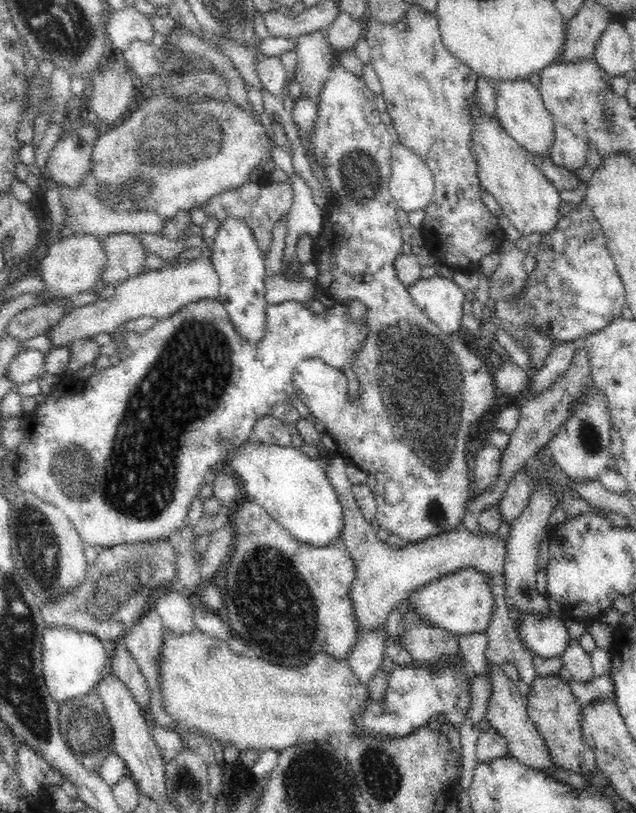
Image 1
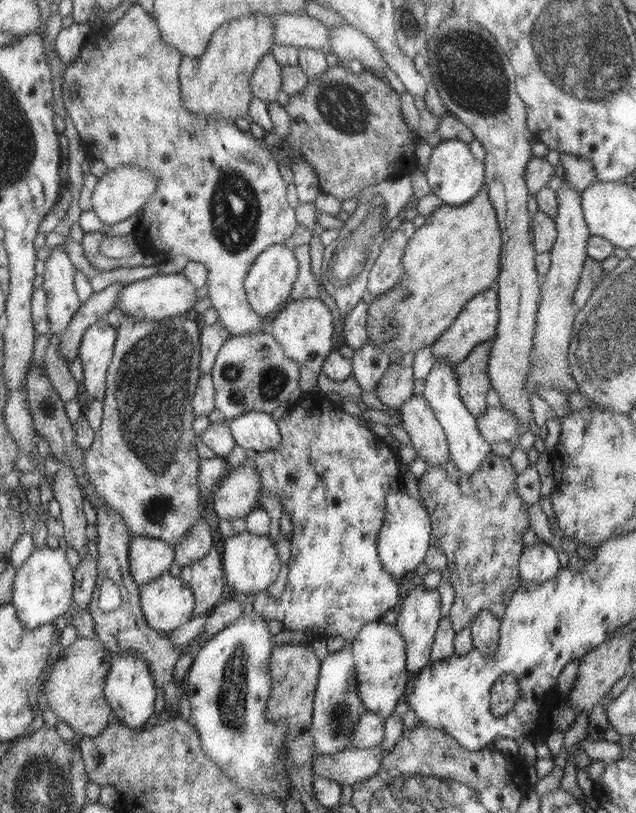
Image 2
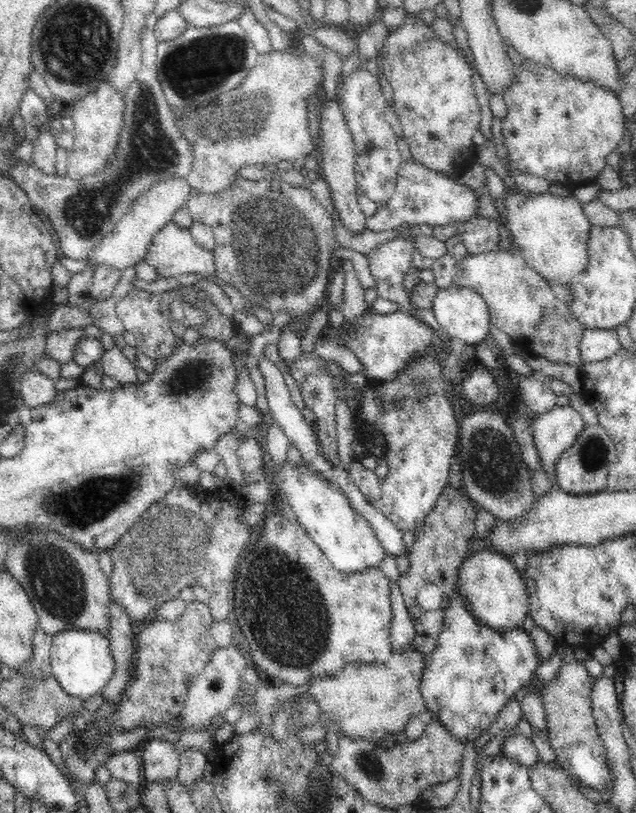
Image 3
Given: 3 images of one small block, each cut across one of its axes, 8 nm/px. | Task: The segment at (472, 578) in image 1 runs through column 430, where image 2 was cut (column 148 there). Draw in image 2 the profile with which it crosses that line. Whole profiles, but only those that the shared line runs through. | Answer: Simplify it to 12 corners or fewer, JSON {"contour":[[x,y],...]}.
{"contour":[[170,572],[141,584],[148,626],[166,635],[195,613],[195,592]]}

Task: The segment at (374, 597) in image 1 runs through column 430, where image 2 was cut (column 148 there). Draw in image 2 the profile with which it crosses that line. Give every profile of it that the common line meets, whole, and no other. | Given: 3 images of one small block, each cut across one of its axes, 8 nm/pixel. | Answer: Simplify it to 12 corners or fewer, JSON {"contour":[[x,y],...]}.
{"contour":[[130,540],[129,571],[139,586],[168,573],[174,545]]}

